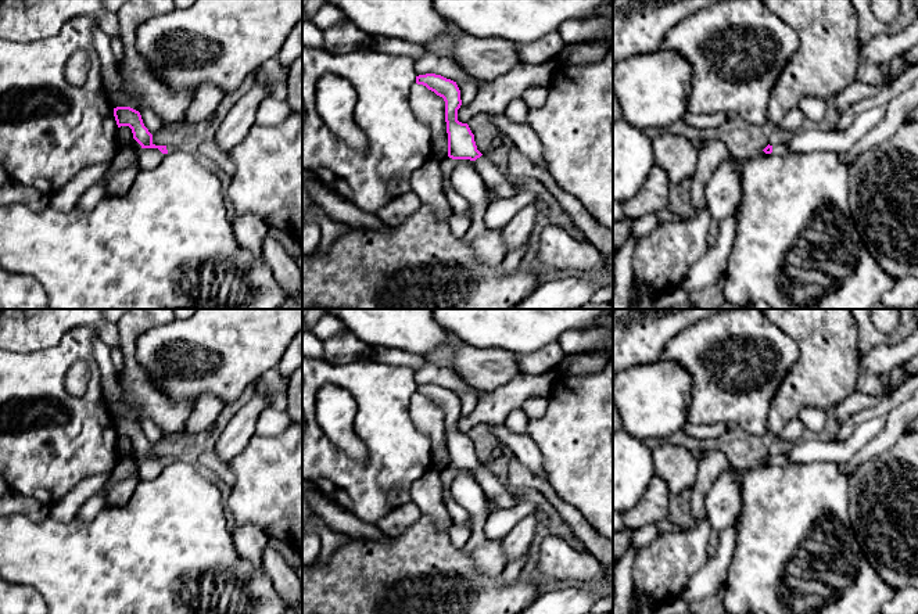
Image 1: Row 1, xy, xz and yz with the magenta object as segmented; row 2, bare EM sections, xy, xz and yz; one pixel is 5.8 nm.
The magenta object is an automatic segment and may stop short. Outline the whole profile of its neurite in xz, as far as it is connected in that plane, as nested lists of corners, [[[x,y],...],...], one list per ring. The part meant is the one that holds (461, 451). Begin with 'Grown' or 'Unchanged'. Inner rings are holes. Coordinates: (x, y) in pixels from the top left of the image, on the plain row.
Grown. [[[426,384],[416,387],[416,394],[426,396],[445,412],[448,467],[452,470],[470,470],[484,493],[499,507],[516,507],[520,500],[505,484],[503,475],[484,467],[477,460],[474,445],[471,444],[469,435],[458,431],[458,420],[462,416],[462,410],[456,392],[441,385]]]

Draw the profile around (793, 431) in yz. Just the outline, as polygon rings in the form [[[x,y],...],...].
[[[795,417],[785,424],[782,431],[777,437],[795,444],[803,441],[807,435],[807,430],[800,419]]]

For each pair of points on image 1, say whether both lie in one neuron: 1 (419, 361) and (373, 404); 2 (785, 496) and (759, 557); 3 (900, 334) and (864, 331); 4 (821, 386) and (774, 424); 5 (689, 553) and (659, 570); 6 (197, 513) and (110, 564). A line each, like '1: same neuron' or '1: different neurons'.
1: different neurons
2: same neuron
3: same neuron
4: same neuron
5: same neuron
6: same neuron

